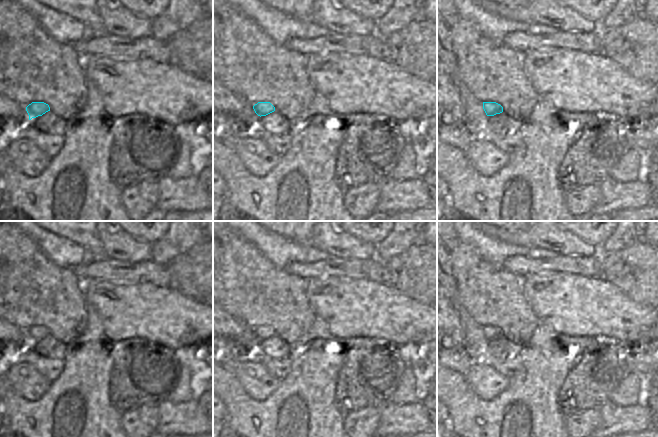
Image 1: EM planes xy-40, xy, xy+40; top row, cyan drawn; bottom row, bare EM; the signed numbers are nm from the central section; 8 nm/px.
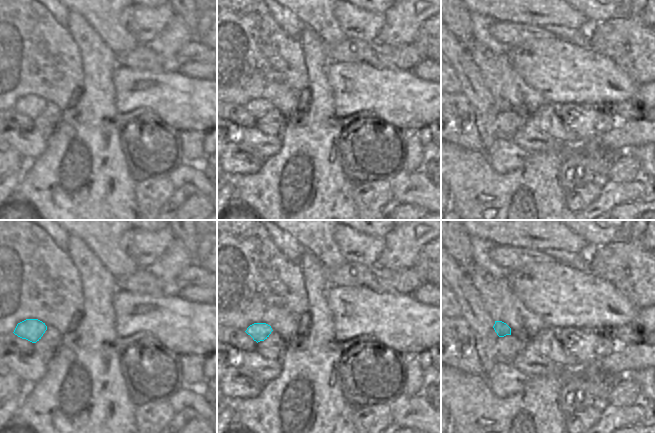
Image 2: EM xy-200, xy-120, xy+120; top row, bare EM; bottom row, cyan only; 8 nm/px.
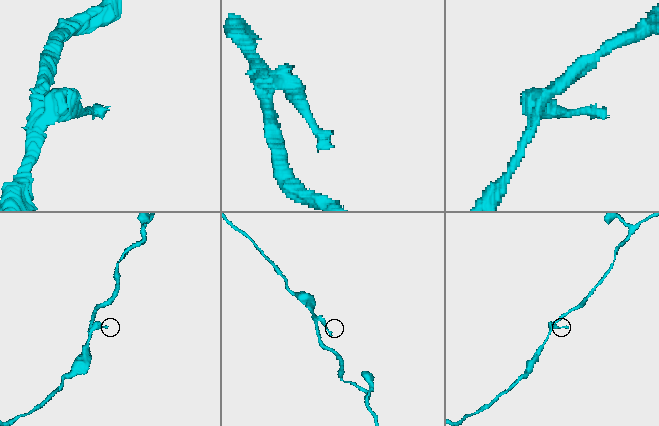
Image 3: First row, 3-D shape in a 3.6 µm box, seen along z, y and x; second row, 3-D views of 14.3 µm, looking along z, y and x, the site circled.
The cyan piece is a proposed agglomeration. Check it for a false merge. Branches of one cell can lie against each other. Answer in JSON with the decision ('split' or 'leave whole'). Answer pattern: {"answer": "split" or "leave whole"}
{"answer": "leave whole"}

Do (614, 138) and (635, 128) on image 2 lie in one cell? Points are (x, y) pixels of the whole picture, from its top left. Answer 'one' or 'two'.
one

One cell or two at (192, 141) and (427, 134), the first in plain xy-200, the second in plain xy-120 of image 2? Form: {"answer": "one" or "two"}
{"answer": "two"}

